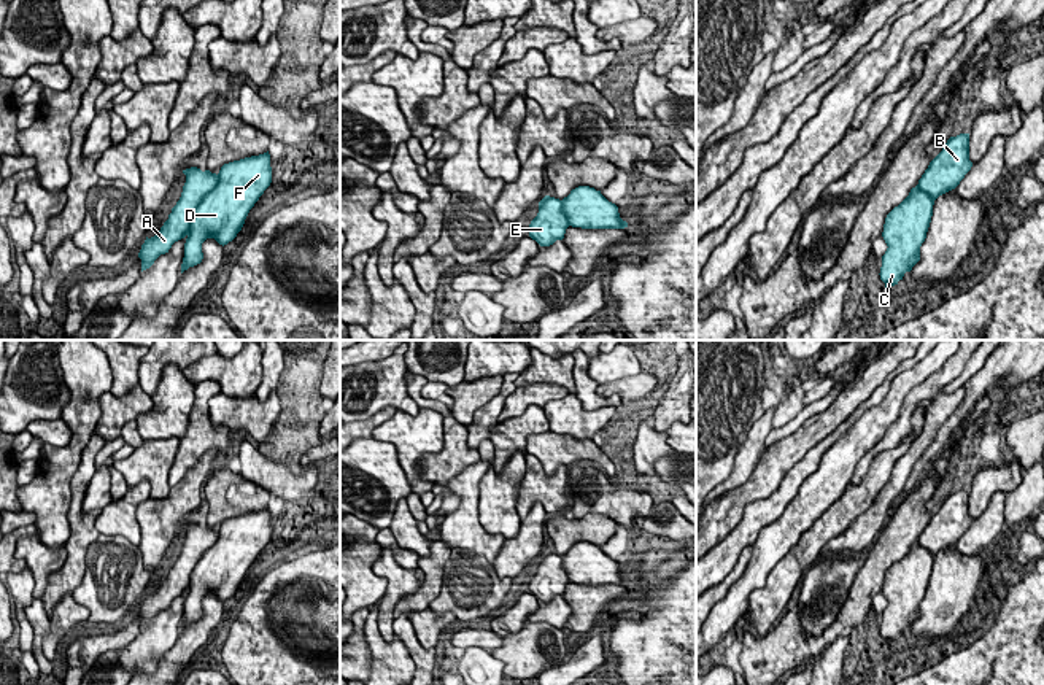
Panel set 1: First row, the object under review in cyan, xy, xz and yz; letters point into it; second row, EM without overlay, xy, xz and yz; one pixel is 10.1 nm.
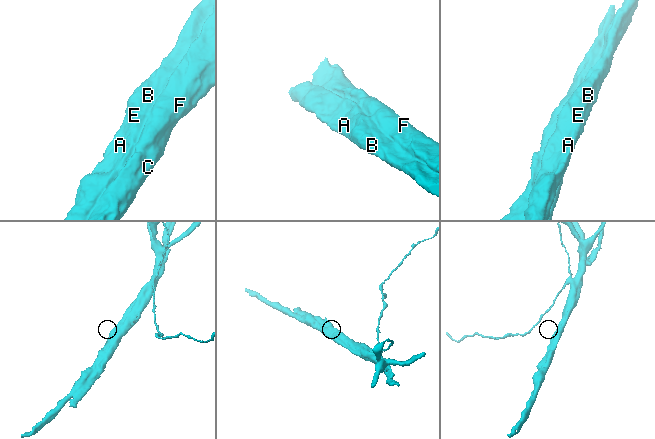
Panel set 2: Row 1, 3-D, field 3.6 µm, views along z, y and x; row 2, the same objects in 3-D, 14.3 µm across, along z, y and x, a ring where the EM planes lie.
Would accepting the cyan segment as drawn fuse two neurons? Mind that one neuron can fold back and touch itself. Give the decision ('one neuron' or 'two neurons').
two neurons

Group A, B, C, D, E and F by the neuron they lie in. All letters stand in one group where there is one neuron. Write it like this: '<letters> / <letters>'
A B E / C D F

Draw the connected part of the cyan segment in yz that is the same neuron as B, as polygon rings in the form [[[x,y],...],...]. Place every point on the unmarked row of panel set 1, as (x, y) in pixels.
[[[969,490],[950,493],[942,507],[930,518],[917,544],[933,556],[955,545],[971,526]]]

